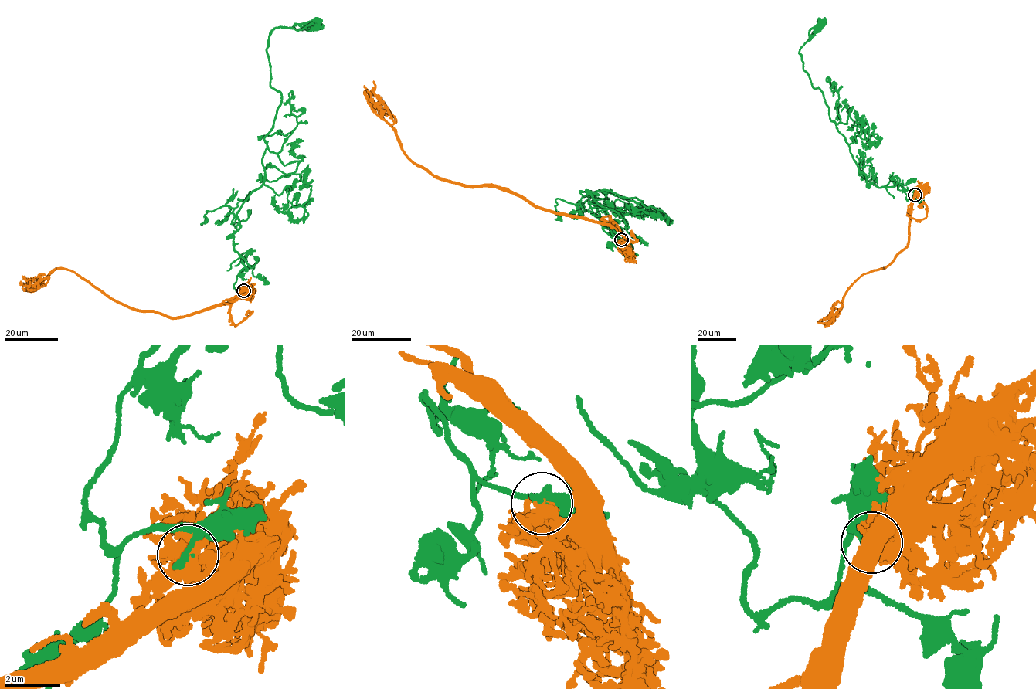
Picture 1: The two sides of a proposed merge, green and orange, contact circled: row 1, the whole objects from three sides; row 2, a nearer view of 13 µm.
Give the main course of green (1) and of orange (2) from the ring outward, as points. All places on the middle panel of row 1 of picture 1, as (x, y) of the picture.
1: (622, 239), (589, 192), (610, 191), (578, 202), (626, 248)
2: (621, 239), (612, 227), (536, 208), (513, 193), (433, 176), (407, 158), (382, 117), (373, 80)

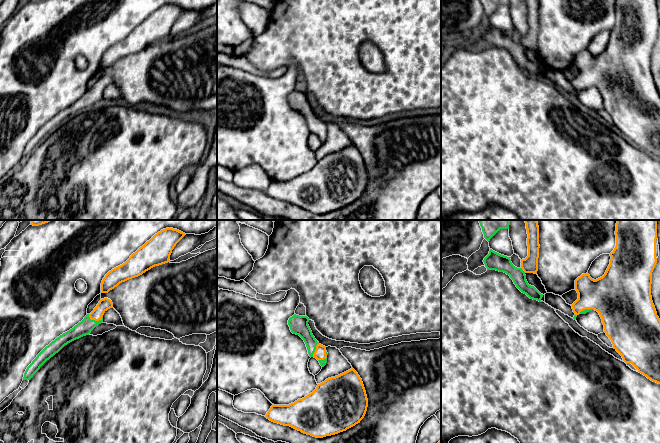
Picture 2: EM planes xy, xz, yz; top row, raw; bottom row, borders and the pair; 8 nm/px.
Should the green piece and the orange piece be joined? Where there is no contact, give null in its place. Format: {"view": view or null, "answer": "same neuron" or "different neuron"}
{"view": "xy", "answer": "different neuron"}

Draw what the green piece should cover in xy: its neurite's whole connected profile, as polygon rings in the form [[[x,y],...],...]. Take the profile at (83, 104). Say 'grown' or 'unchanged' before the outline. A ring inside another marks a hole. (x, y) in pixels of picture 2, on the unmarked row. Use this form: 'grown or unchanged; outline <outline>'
unchanged; outline [[[89,90],[69,107],[63,109],[46,122],[27,143],[23,156],[30,156],[40,143],[56,129],[58,129],[68,119],[89,111],[91,107],[103,98],[103,93],[99,97],[91,96]]]

